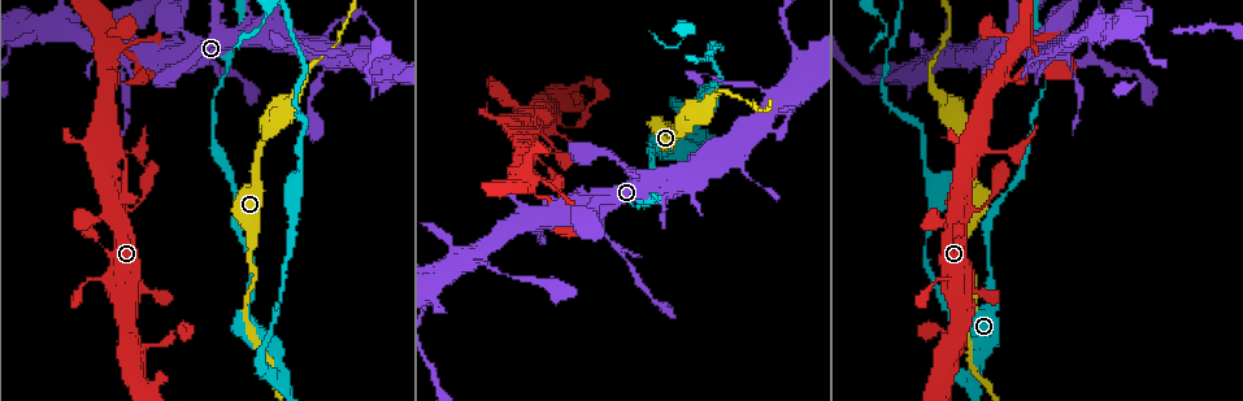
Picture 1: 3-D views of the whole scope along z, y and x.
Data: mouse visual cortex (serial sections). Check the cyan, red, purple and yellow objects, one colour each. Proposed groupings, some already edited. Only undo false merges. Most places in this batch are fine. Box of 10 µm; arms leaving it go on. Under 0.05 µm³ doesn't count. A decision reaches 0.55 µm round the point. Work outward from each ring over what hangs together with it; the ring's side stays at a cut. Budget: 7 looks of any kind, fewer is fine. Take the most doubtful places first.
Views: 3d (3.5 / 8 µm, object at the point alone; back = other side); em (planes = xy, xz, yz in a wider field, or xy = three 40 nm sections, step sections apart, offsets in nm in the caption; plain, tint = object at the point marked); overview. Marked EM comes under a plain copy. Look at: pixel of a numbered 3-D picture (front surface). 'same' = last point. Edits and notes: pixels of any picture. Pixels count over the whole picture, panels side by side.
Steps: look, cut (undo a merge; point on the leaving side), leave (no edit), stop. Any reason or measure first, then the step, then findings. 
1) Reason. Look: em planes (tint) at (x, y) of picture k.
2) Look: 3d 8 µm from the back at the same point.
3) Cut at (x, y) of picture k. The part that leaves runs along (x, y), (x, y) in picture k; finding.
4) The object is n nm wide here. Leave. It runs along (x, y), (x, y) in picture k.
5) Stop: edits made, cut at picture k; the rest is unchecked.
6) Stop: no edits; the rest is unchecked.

Calibre changes. Look: 3d 3.5 µm at (250, 244) of picture 1.

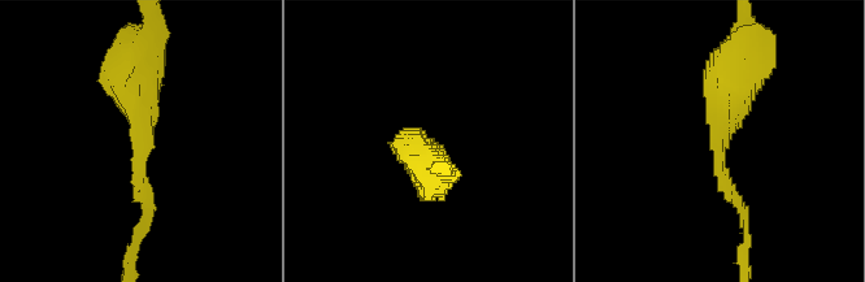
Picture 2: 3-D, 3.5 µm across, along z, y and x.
The arms are 150, 500 nm wide; now the EM. Look: em xy step 3 (tint) at (432, 141) of picture 2.

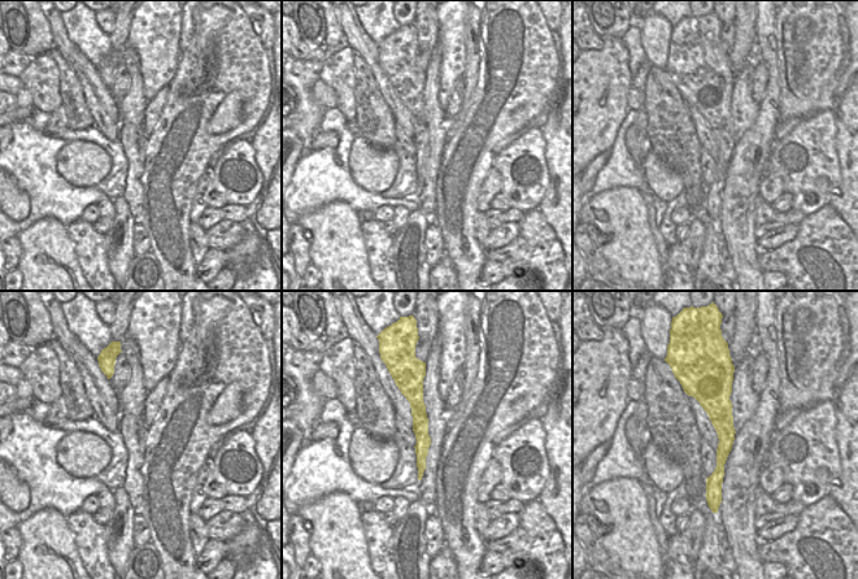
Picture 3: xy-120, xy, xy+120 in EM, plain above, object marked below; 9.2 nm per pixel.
Leave. It runs along (138, 64), (146, 224) in picture 2; continuous, no second cell.

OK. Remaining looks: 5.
Sudden change in width. Look: 3d 3.5 µm at (215, 130) of picture 1.

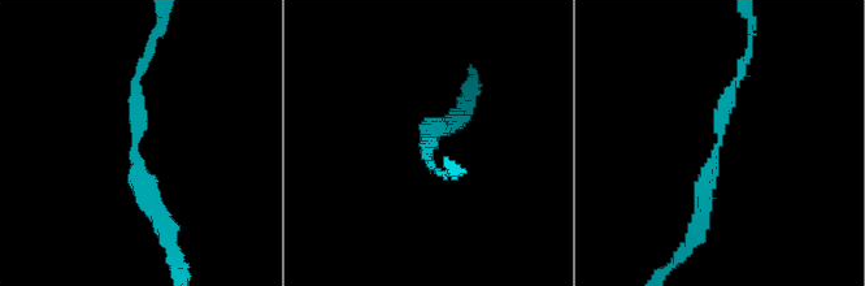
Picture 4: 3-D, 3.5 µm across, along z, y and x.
The arms are 150, 250 nm wide. Look: em xy step 1 (tint) at (136, 141) of picture 4.

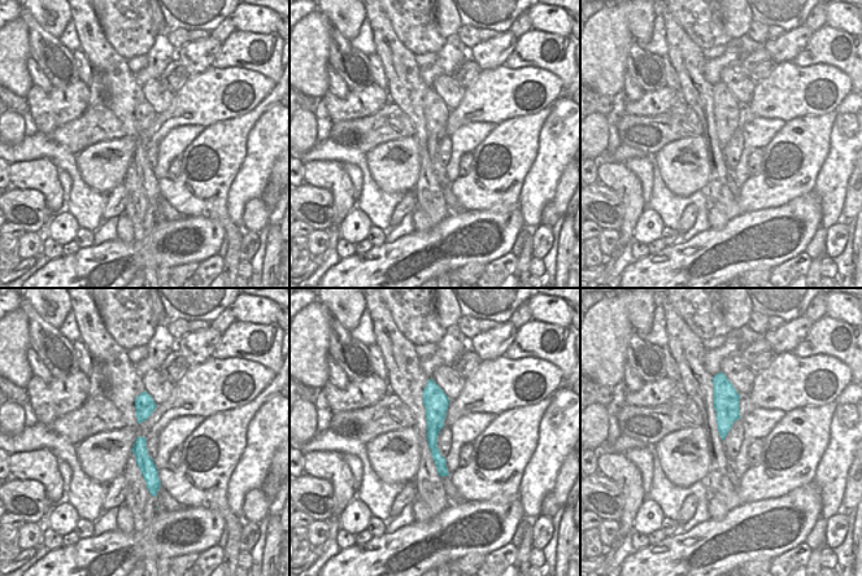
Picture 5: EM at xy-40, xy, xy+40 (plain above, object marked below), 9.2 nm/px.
Leave. It runs along (699, 219), (721, 111), (744, 59) in picture 4; all the same cell.

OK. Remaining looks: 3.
Look: 3d 8 µm at (560, 120) of picture 1.

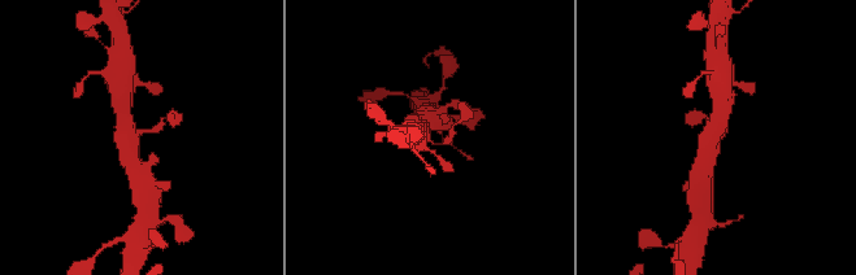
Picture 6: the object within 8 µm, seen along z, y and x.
Zoom in. Look: 3d 3.5 µm at the same point.

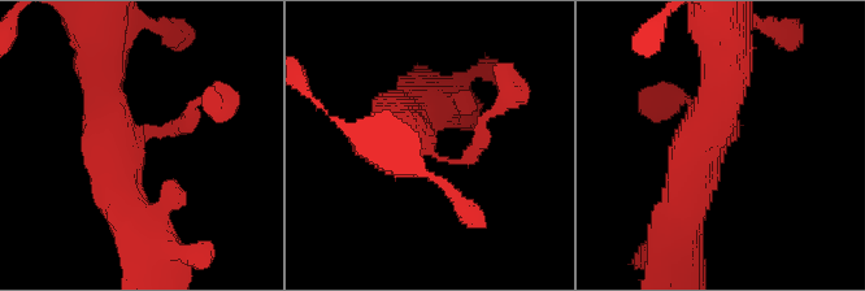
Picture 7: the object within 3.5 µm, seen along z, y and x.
Leave. It runs along (725, 63), (682, 222) in picture 7; continuous, no second cell.

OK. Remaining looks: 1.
Stop: no edits; the rest is unchecked.

